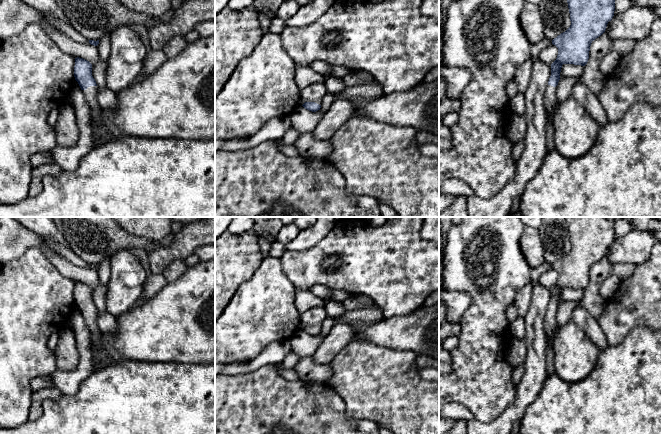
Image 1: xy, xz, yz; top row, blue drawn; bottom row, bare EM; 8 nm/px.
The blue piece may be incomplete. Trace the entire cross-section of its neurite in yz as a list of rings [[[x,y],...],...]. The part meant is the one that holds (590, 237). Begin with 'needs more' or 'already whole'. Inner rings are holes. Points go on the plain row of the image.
needs more; [[[566,217],[570,251],[552,264],[552,268],[558,272],[556,284],[551,288],[551,300],[544,316],[544,333],[551,337],[556,325],[556,310],[560,304],[560,296],[563,288],[585,290],[589,283],[591,267],[601,260],[612,244],[615,235],[615,221],[606,217]]]

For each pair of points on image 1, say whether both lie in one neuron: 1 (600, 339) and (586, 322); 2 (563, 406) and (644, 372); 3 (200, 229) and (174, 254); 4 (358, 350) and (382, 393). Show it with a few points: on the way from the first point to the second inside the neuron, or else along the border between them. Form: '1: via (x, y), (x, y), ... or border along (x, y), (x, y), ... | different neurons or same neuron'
1: via (596, 335), (590, 326) | same neuron
2: via (587, 406), (627, 406), (637, 396) | same neuron
3: via (194, 235), (180, 248) | same neuron
4: via (361, 361), (362, 370), (374, 382) | same neuron

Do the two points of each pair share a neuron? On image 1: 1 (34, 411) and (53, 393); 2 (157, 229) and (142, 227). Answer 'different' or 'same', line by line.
1: same
2: same

